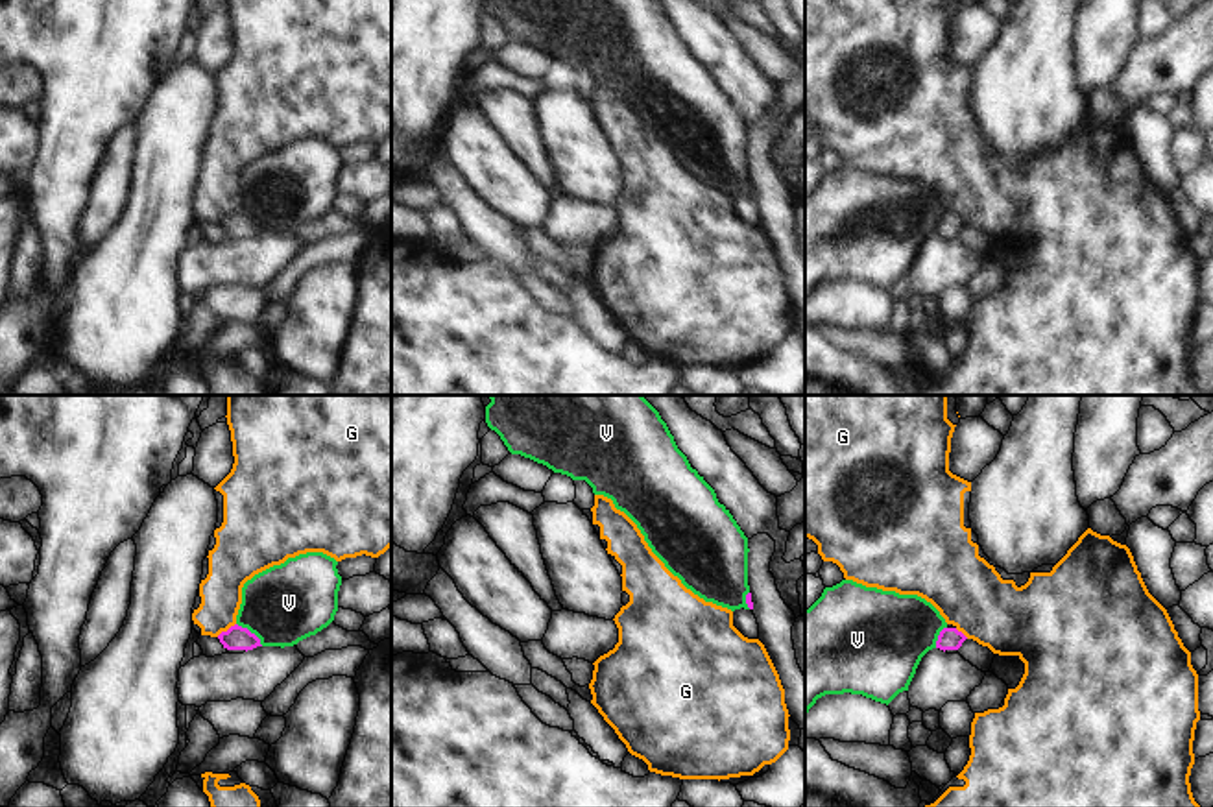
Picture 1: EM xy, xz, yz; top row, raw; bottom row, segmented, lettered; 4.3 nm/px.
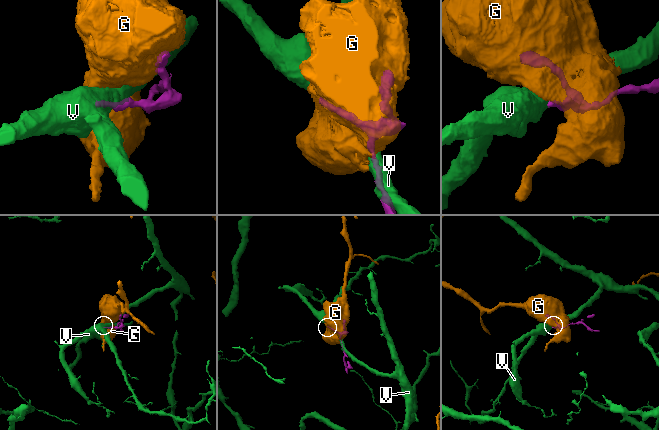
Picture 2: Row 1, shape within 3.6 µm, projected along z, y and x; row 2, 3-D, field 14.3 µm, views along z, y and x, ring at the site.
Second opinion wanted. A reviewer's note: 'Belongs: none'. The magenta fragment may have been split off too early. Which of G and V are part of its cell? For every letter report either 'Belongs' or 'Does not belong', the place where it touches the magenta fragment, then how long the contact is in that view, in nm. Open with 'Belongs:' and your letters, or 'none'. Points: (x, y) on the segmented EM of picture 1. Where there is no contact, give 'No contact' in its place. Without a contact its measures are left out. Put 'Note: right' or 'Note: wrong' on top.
Note: right
Belongs: none
G: Does not belong. Touches magenta at xy (228, 630). Shared border 110 nm
V: Does not belong. Touches magenta at xy (250, 632). Shared border 160 nm.

